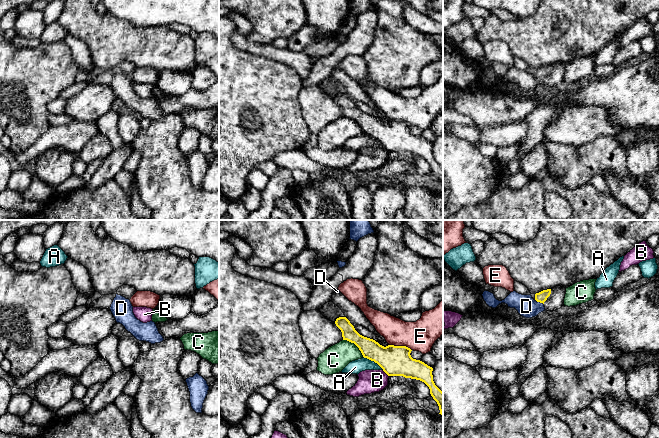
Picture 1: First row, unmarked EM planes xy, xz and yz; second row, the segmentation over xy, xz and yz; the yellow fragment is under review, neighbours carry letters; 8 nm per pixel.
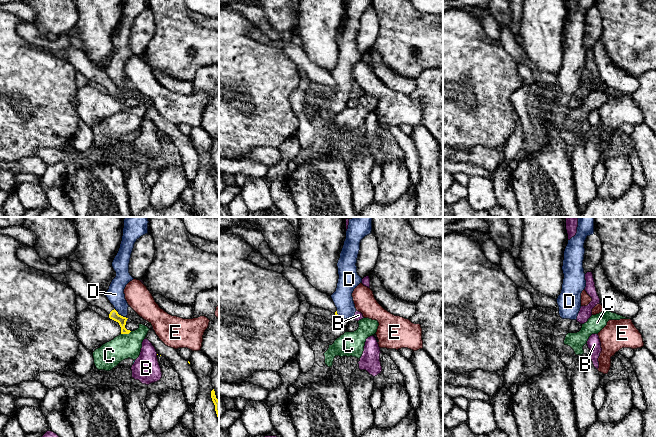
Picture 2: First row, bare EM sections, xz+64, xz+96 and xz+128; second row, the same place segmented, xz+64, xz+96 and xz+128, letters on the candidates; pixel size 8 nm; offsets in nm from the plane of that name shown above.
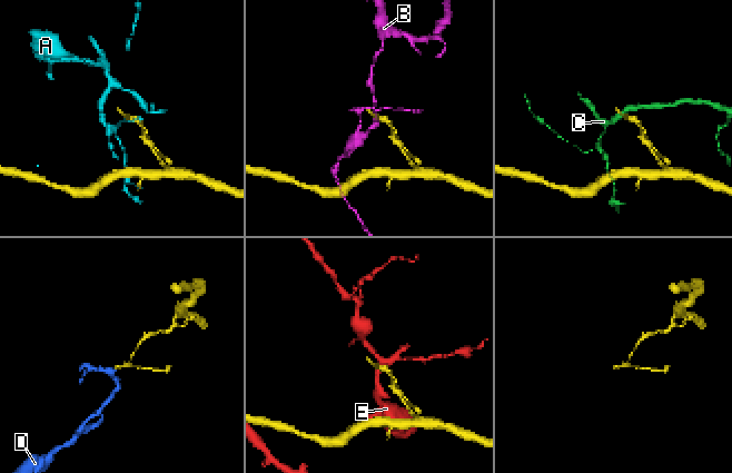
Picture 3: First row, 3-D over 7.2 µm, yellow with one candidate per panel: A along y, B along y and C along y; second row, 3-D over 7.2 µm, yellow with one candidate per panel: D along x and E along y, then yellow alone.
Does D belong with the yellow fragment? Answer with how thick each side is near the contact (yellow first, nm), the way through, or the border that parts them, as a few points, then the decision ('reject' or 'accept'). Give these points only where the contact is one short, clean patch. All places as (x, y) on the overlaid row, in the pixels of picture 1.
90/160 nm | along yz (536, 300), (543, 304) | reject

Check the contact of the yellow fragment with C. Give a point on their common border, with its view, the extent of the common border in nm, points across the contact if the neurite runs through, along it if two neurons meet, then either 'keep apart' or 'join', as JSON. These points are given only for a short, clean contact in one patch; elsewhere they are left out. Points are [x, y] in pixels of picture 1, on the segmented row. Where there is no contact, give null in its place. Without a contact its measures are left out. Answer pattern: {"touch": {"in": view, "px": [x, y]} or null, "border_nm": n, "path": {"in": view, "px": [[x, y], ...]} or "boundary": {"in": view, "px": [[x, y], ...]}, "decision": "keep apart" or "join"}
{"touch": {"in": "xz", "px": [355, 344]}, "border_nm": 220, "boundary": {"in": "xz", "px": [[343, 339], [352, 342], [363, 356]]}, "decision": "keep apart"}

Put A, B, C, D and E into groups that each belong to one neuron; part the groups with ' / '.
A / B / C / D / E

